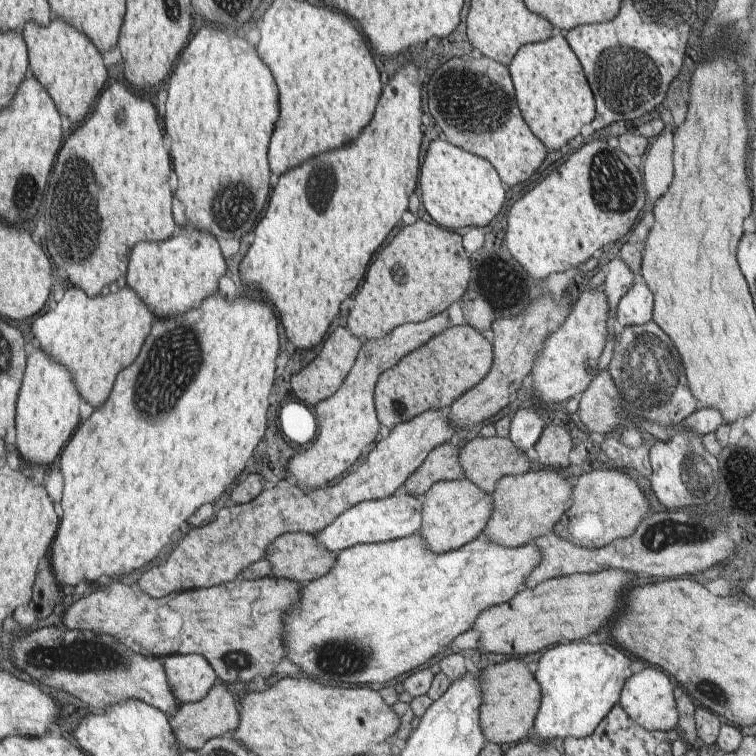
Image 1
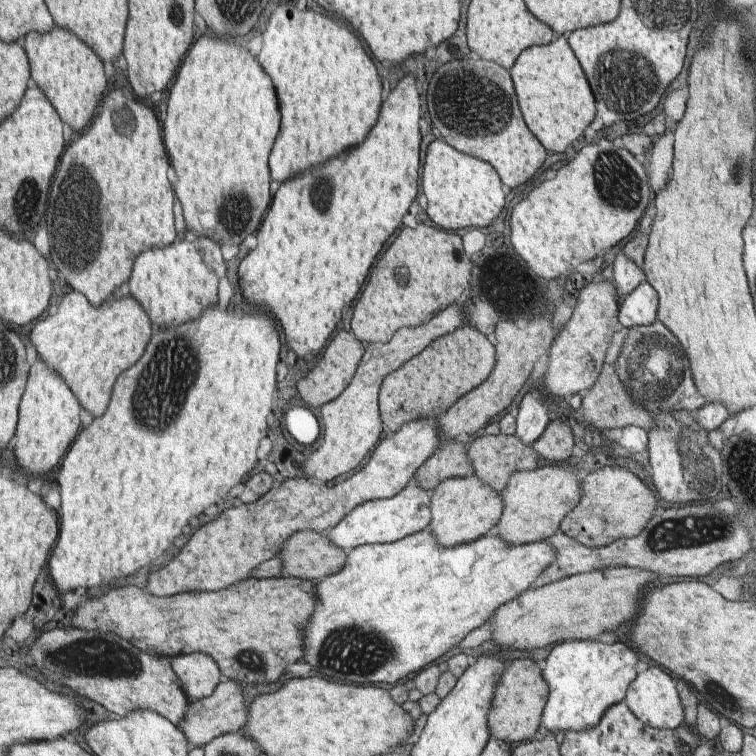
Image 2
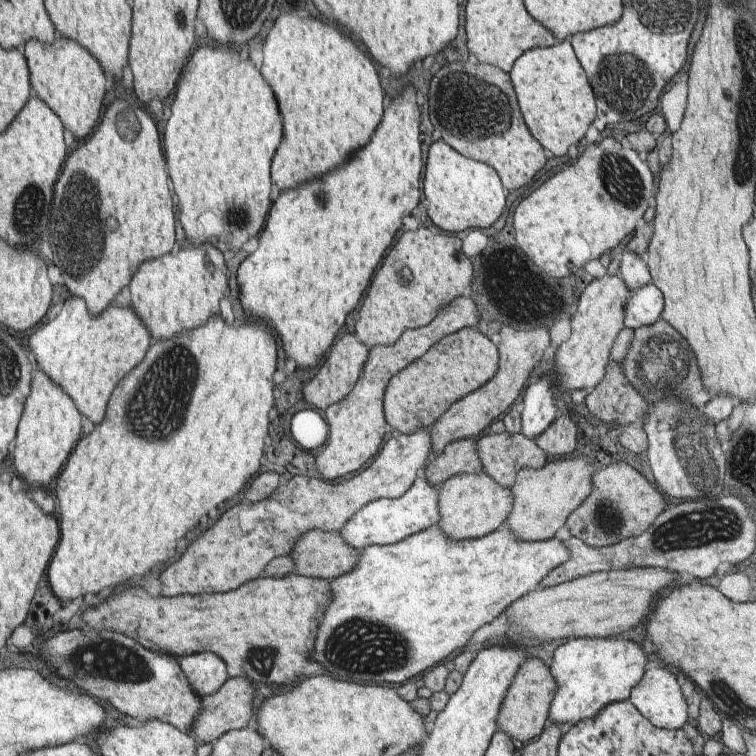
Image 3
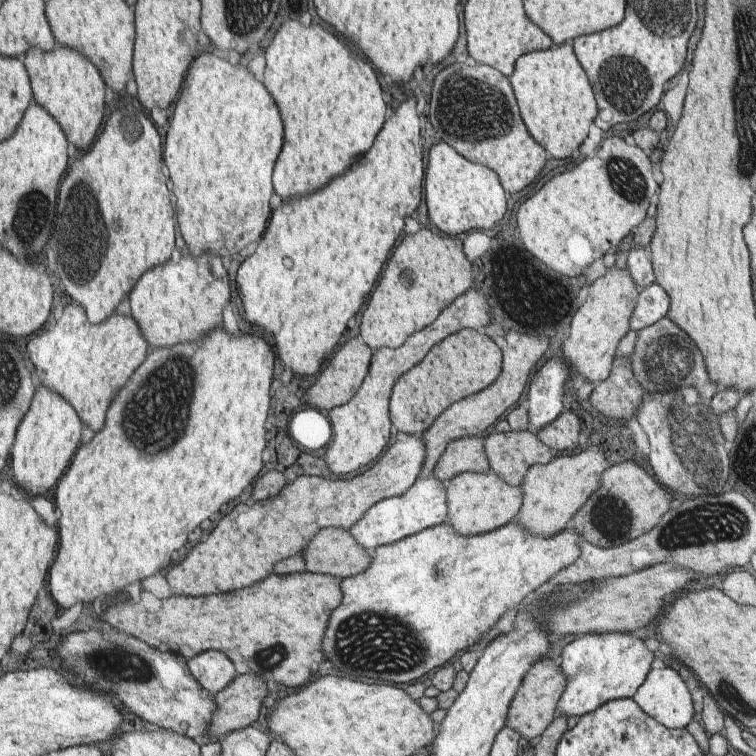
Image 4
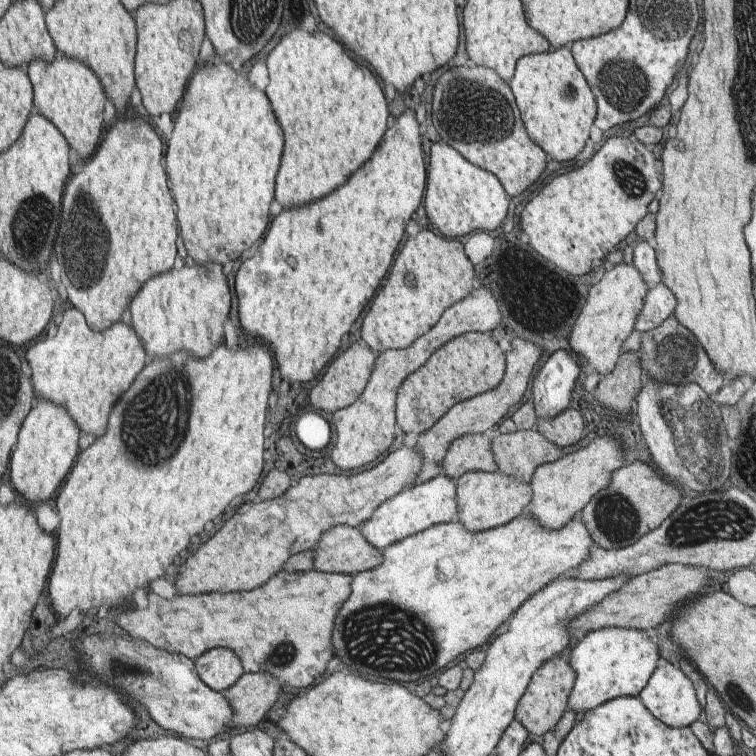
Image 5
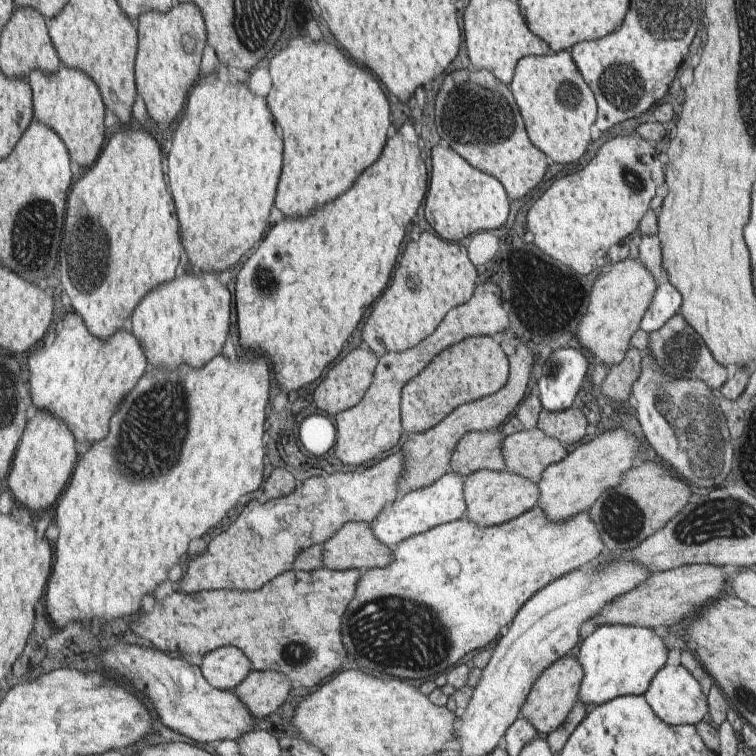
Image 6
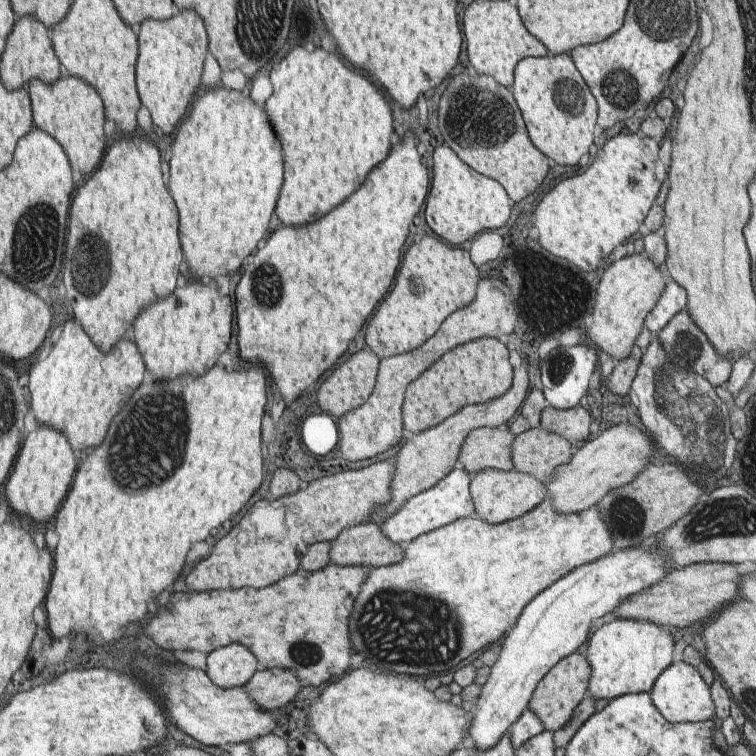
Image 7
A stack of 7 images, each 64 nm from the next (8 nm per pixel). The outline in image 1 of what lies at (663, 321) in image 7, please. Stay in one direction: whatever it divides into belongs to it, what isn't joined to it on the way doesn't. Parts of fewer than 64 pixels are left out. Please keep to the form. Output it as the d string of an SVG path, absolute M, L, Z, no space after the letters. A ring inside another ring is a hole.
M639 279L620 299L616 315L622 326L642 326L652 321L653 310L654 294L644 280Z

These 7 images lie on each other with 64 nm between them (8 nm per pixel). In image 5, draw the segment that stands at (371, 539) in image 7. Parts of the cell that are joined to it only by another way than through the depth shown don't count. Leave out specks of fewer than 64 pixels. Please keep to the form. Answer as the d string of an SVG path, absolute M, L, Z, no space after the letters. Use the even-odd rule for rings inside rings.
M334 526L312 549L313 570L318 572L355 575L382 566L385 561L382 549L378 550L360 527L354 526Z

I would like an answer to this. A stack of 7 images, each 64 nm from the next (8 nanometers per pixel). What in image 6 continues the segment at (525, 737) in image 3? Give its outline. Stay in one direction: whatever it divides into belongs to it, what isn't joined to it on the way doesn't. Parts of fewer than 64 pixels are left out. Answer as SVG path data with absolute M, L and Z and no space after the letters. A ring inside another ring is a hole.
M576 656L559 658L538 678L525 706L521 717L528 718L542 734L550 734L566 722L574 704L581 698L581 682L585 680L585 668Z

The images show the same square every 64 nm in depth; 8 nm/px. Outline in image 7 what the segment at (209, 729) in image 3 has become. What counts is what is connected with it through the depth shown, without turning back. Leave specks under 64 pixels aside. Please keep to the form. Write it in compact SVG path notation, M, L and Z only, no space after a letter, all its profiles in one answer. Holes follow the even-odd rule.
M260 669L242 686L257 702L258 707L272 712L294 701L301 688L300 679L285 669Z

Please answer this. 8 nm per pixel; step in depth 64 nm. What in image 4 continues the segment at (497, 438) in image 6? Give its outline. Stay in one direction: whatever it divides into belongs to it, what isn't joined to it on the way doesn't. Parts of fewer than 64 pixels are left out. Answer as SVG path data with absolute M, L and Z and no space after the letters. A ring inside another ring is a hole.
M482 435L452 441L438 461L433 476L447 482L460 473L489 473L493 468L485 444Z

